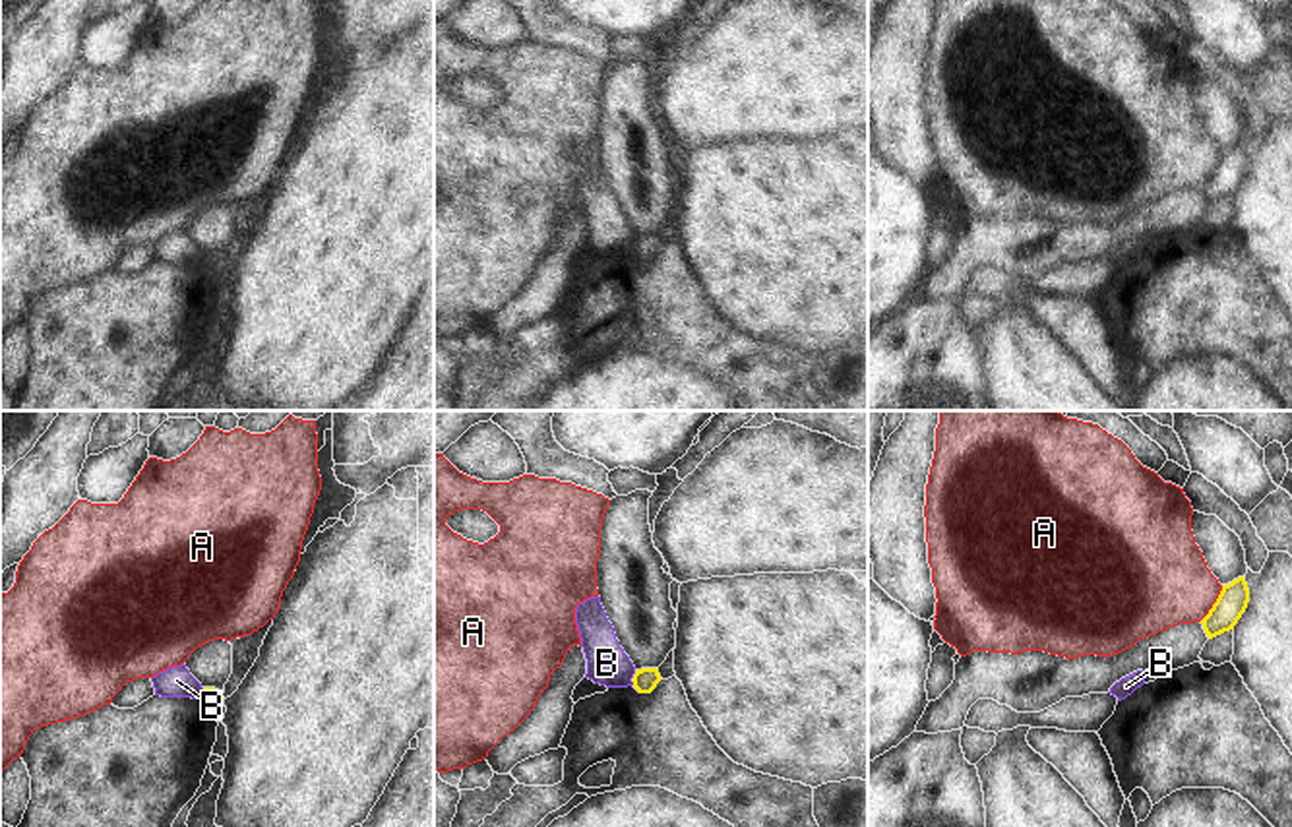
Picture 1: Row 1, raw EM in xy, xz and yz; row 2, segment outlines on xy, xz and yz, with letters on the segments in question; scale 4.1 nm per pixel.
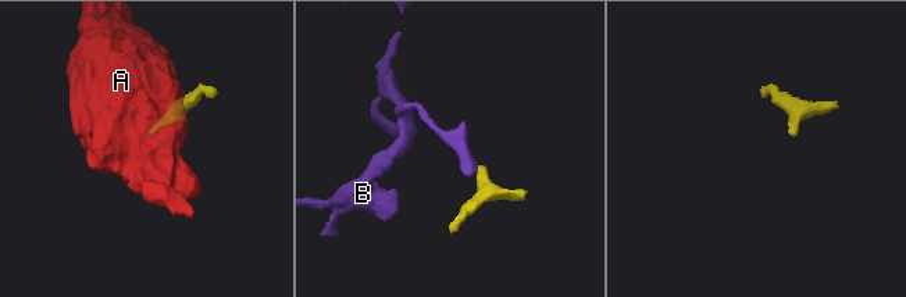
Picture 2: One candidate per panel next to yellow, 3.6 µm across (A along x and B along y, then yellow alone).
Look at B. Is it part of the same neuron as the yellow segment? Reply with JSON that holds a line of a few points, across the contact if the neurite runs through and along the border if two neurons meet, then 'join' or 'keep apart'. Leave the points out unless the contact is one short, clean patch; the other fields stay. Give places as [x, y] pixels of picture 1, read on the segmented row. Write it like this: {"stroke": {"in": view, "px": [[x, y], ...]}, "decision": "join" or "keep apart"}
{"stroke": {"in": "xz", "px": [[636, 671], [632, 684]]}, "decision": "keep apart"}

